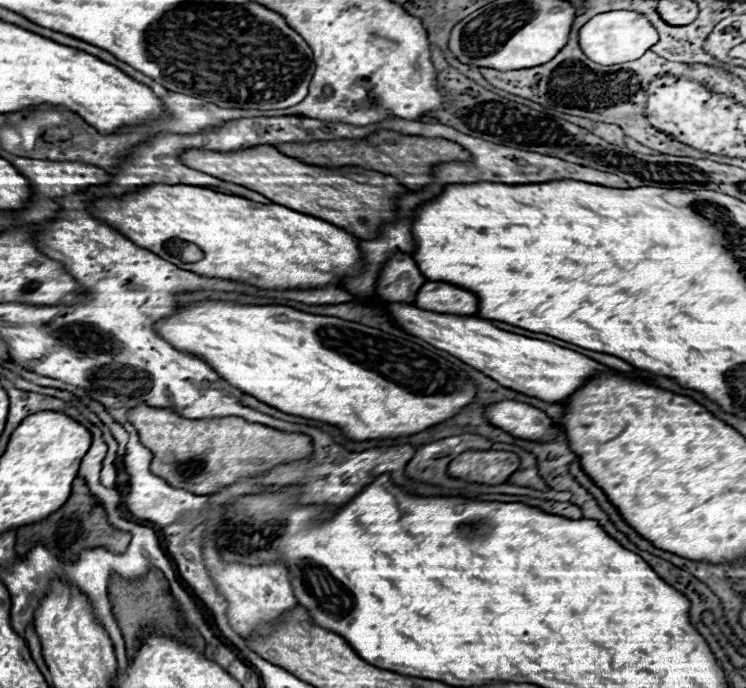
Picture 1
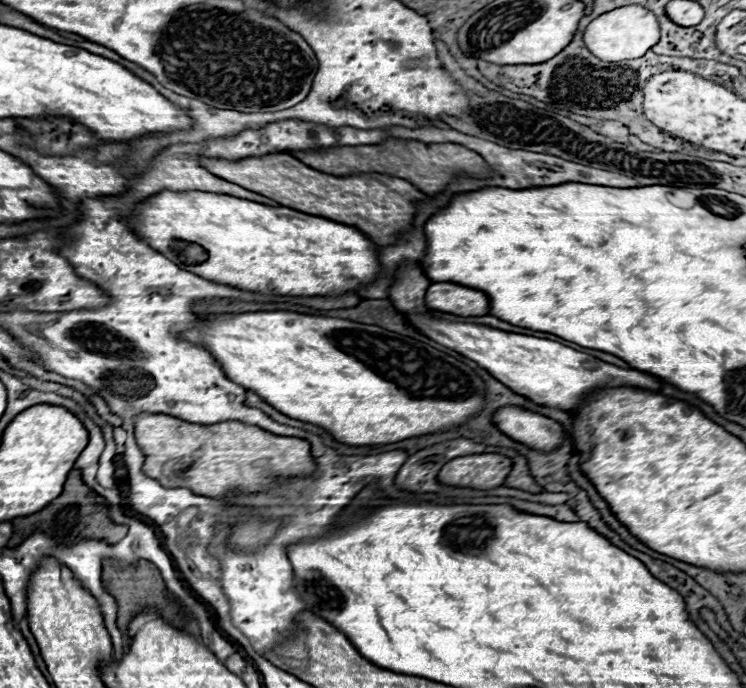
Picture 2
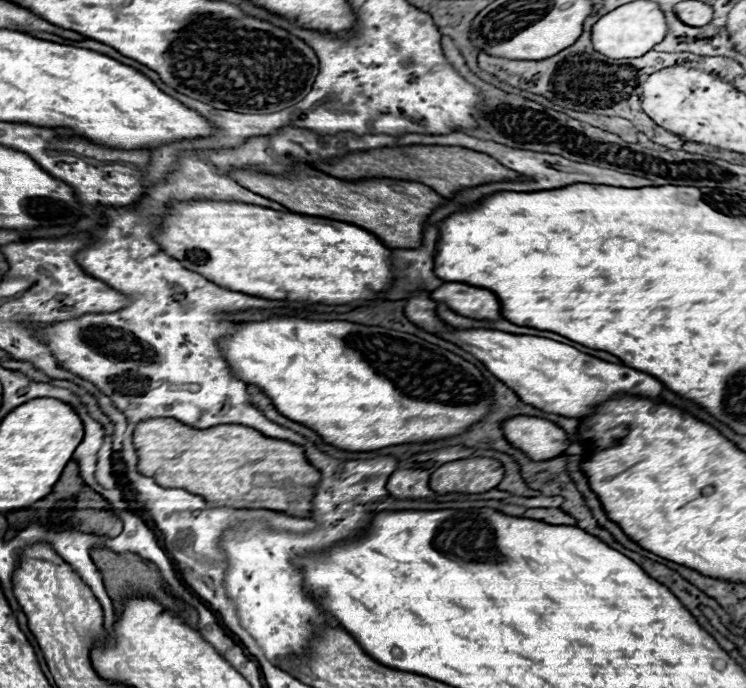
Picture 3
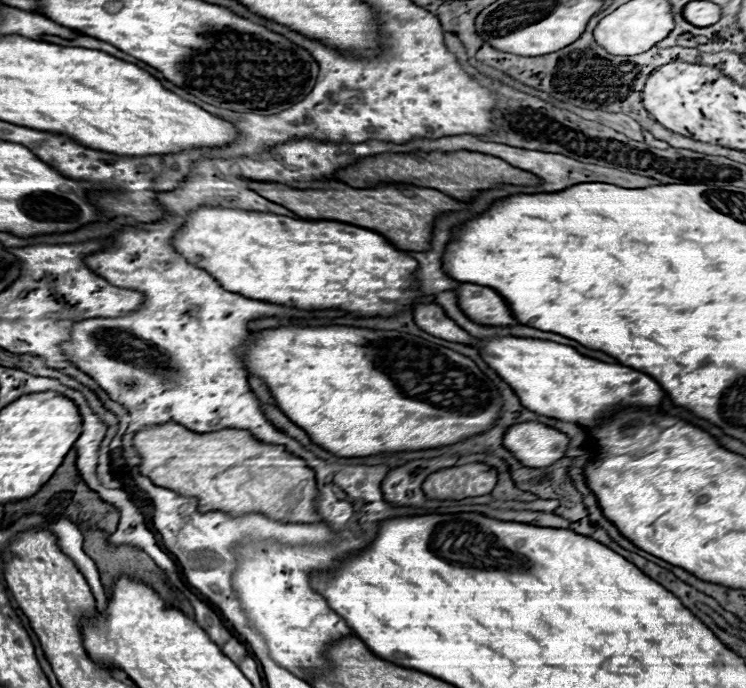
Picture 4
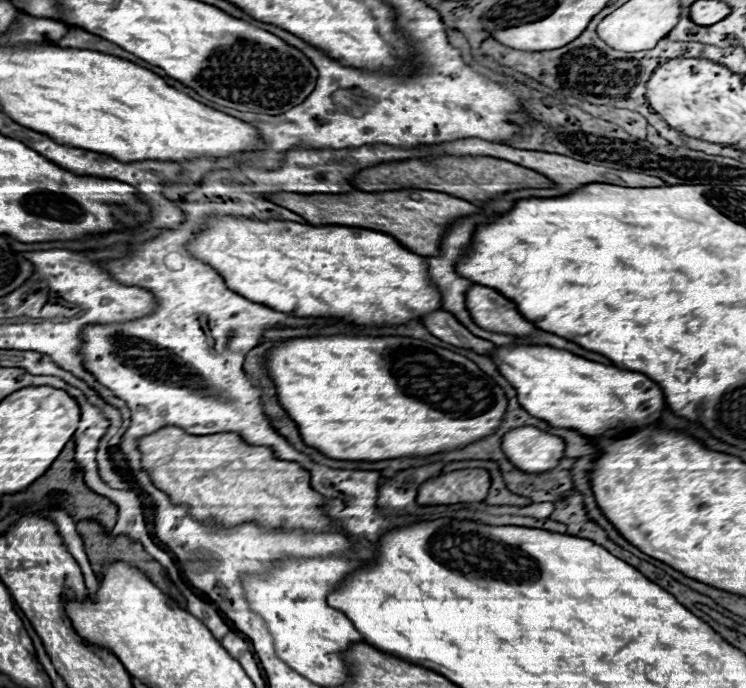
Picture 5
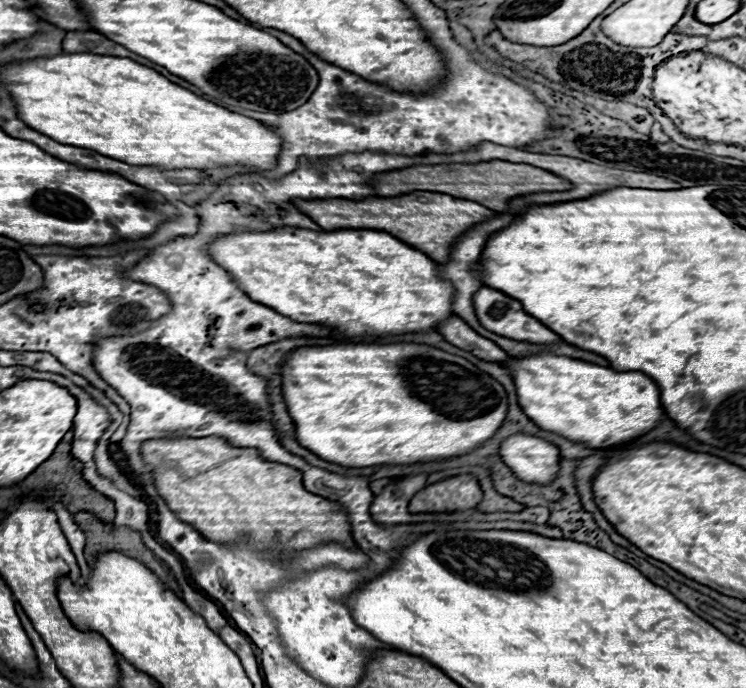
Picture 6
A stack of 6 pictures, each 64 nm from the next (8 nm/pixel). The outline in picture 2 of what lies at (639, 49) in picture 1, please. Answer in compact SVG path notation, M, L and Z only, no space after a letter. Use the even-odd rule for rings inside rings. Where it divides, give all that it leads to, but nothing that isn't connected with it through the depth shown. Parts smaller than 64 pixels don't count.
M628 4L616 10L610 10L596 20L592 20L584 32L584 42L588 50L604 62L620 62L620 60L634 60L644 56L652 46L660 40L660 24L654 12L640 4Z

